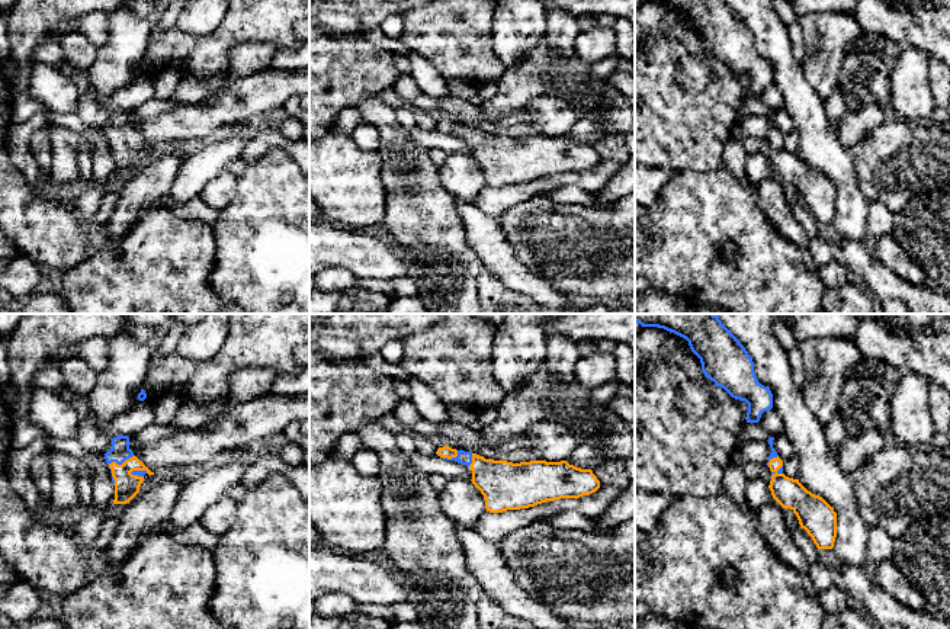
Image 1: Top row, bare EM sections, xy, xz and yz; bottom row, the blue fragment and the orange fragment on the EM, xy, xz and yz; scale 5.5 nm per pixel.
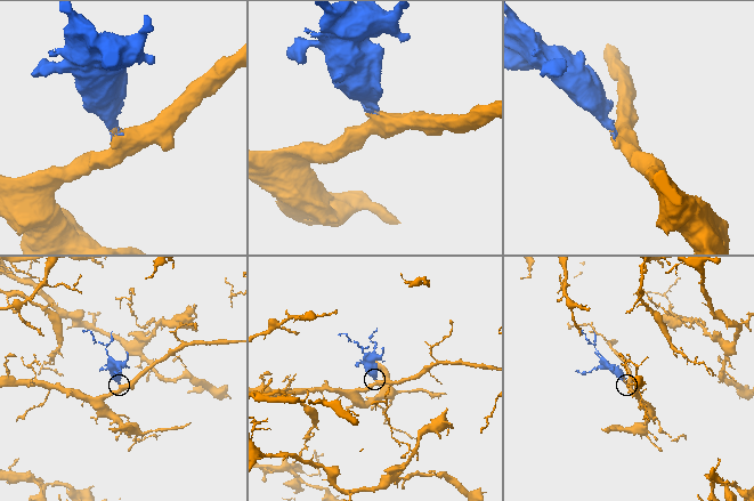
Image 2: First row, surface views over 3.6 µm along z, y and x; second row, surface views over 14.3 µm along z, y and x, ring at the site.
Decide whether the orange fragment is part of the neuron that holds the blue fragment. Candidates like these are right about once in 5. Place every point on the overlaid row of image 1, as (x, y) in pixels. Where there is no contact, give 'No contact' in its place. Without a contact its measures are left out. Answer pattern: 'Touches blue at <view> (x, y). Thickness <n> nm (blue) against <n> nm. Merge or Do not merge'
Touches blue at xy (121, 464). Thickness 110 nm (blue) against 140 nm. Merge

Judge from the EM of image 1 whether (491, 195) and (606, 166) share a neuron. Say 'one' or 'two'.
one

